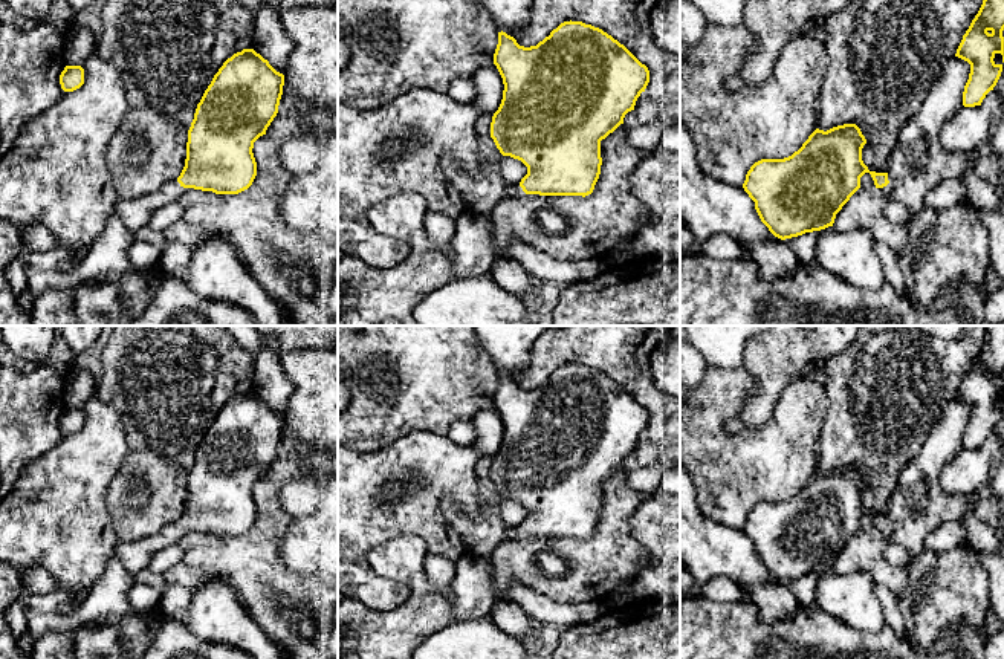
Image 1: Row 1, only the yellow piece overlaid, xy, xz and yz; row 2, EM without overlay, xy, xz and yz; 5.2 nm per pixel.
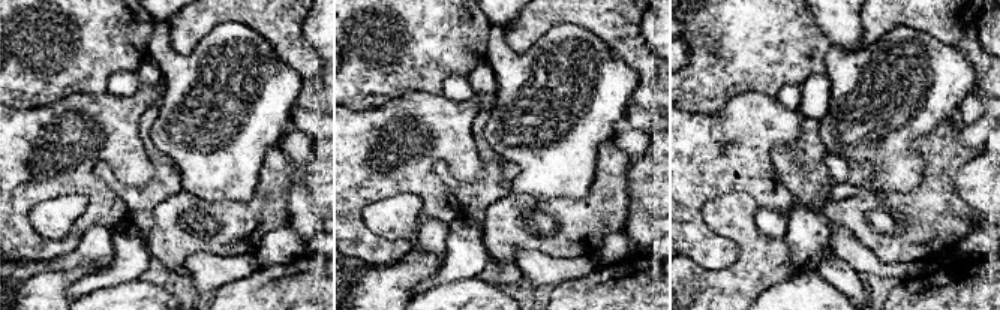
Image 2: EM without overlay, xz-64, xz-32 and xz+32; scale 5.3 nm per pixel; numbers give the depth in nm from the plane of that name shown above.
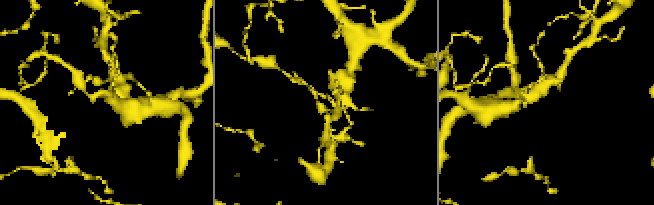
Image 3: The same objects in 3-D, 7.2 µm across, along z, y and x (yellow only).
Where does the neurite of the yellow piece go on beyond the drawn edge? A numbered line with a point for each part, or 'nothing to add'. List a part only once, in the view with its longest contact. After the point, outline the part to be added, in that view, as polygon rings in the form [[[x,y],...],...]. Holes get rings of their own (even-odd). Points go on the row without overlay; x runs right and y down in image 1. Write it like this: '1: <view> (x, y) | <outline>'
1: xz (514, 532) | [[[509,526],[507,528],[507,540],[518,540],[521,537],[524,537],[524,534],[520,529],[520,526]]]

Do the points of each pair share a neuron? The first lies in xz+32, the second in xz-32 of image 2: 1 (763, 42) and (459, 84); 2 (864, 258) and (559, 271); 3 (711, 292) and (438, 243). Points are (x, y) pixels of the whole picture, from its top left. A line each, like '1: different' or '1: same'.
1: different
2: same
3: different

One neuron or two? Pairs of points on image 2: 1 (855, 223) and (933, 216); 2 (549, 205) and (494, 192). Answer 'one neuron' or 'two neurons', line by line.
1: one neuron
2: two neurons

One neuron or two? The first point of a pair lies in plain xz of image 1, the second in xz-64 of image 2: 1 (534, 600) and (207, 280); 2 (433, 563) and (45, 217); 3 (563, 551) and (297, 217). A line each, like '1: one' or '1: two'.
1: one
2: two
3: two

